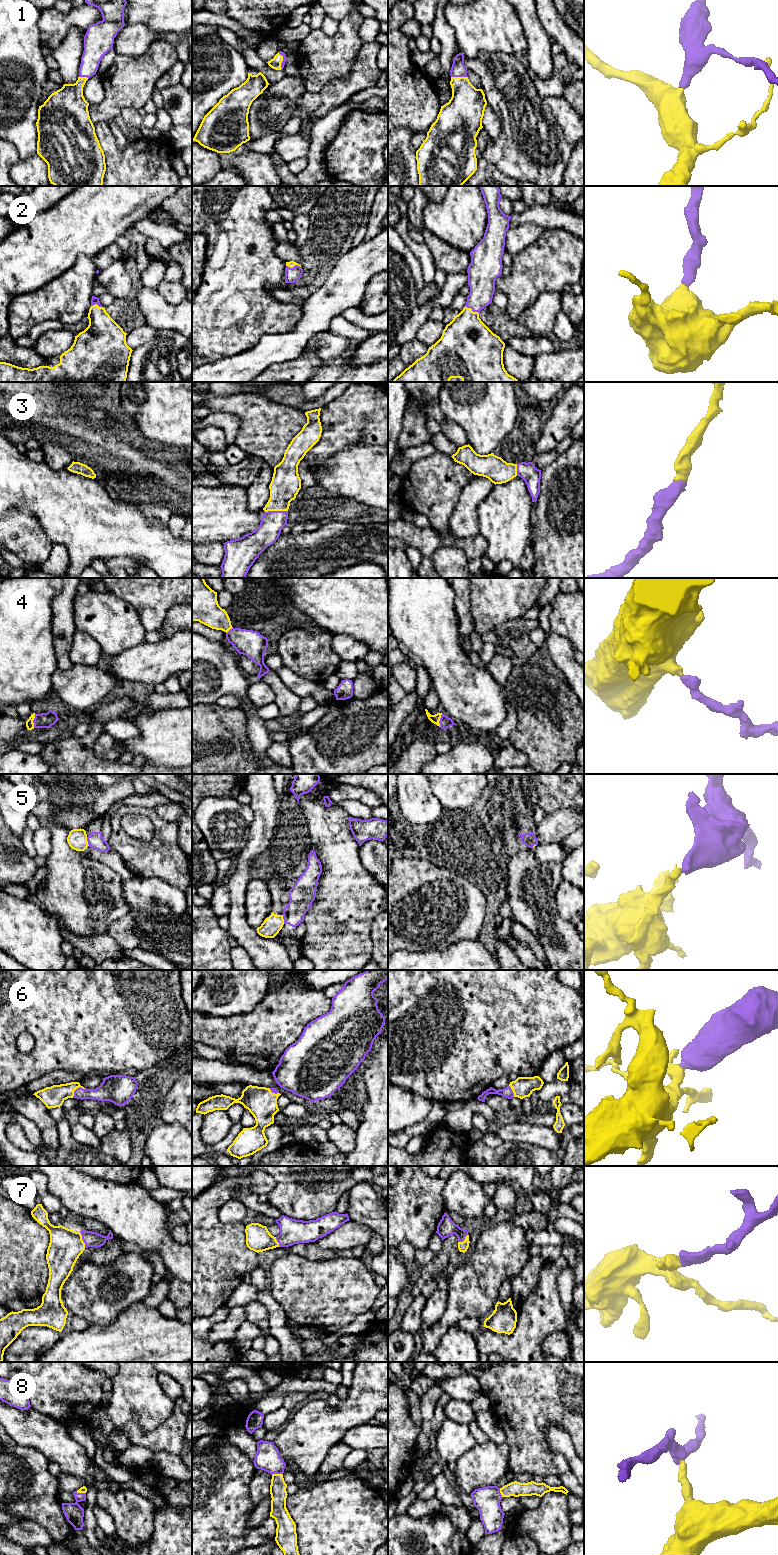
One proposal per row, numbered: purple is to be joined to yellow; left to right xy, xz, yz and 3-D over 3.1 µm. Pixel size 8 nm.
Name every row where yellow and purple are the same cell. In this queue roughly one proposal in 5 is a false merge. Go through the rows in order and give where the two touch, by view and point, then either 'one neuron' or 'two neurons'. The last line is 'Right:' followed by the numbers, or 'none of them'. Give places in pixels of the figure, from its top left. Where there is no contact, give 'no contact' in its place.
1: contact xz (282, 60); one neuron
2: contact xz (293, 266); one neuron
3: contact xz (276, 510); one neuron
4: contact xy (32, 721); one neuron
5: contact xz (283, 919); two neurons
6: contact xy (76, 1088); one neuron
7: contact xy (82, 1240); one neuron
8: contact xz (277, 1474); one neuron
Right: 1, 2, 3, 4, 6, 7, 8

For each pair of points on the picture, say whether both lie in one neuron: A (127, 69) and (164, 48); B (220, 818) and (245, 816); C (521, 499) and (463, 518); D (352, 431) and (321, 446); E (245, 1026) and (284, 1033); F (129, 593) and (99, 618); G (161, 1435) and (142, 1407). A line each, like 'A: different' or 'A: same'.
A: same
B: same
C: different
D: same
E: same
F: different
G: different

